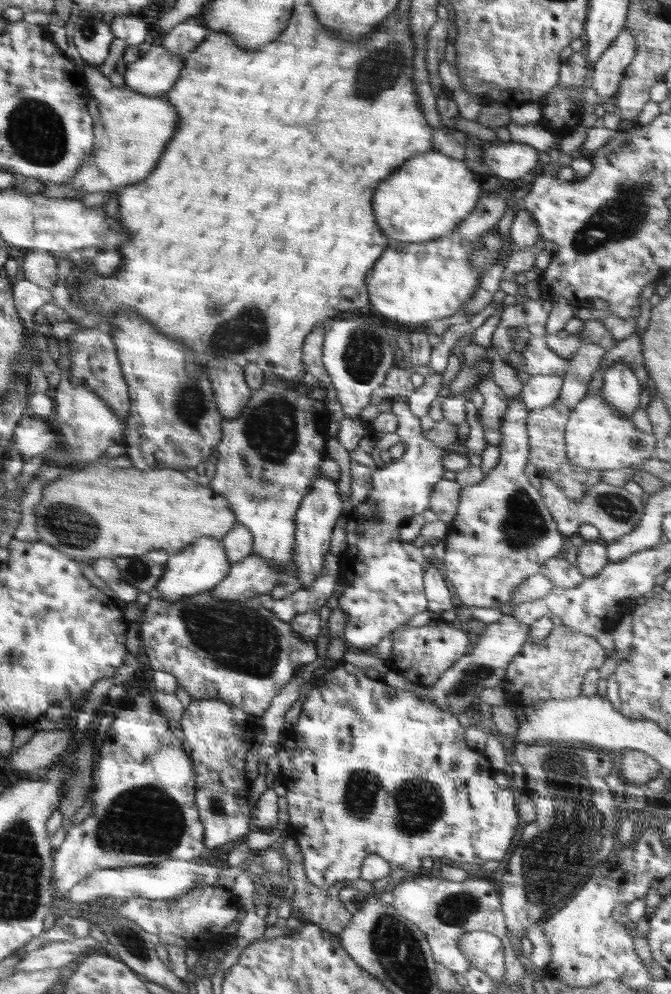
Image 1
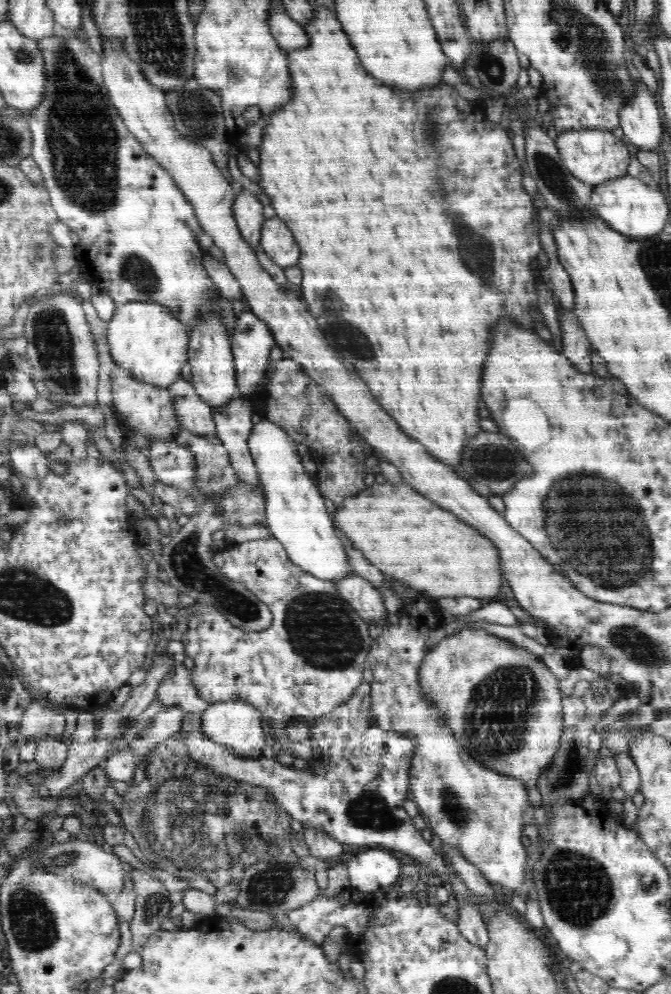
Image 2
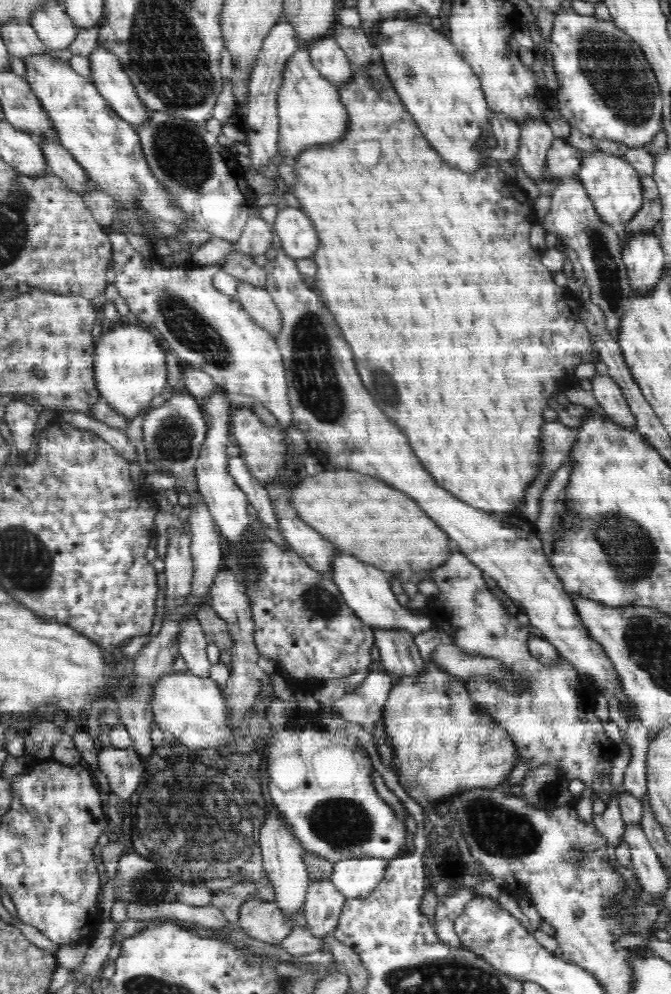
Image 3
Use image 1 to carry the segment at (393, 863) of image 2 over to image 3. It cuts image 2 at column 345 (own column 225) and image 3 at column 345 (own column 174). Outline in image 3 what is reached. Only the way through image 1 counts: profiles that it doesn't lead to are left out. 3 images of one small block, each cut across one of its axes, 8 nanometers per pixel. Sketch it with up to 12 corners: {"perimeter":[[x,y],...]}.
{"perimeter":[[374,857],[333,864],[330,881],[346,898],[368,896],[388,862]]}

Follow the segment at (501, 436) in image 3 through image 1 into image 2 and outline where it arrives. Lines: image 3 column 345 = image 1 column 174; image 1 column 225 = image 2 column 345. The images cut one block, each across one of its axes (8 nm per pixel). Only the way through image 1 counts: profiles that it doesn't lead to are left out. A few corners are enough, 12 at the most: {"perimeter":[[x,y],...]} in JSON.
{"perimeter":[[316,5],[258,183],[301,298],[460,466],[534,331],[504,123]]}

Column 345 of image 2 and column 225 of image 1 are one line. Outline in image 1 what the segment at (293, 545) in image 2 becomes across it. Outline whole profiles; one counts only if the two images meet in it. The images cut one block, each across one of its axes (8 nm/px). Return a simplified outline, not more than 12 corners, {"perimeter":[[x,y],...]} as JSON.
{"perimeter":[[198,537],[169,556],[156,593],[165,602],[213,590],[230,561],[223,541]]}

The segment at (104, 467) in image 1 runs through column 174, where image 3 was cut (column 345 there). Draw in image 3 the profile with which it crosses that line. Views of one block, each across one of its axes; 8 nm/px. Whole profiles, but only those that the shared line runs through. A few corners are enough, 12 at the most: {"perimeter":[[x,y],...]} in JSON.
{"perimeter":[[344,468],[298,517],[389,574],[429,577],[451,538],[404,492]]}

